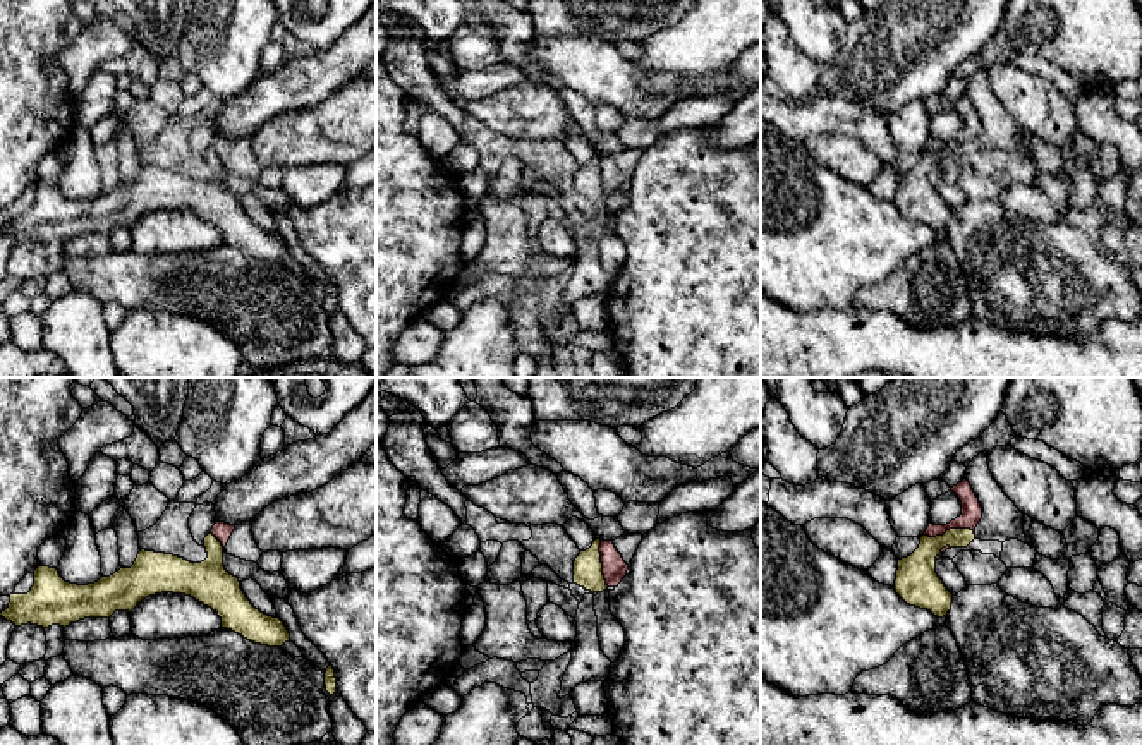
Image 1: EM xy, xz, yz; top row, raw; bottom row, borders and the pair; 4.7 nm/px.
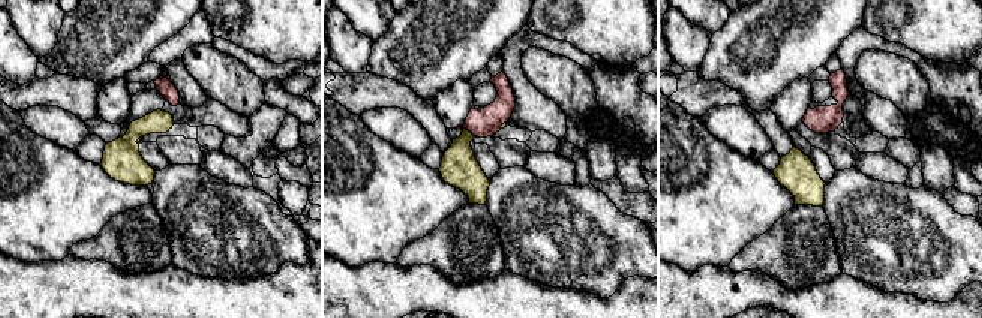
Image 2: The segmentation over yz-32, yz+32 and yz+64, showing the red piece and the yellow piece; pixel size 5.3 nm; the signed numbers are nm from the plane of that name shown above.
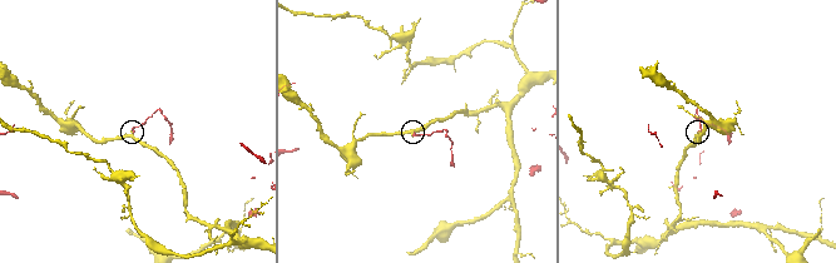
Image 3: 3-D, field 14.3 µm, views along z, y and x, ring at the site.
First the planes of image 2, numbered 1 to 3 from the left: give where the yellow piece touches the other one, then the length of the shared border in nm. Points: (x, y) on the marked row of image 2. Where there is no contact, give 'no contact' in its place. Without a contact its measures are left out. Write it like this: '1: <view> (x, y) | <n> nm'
1: no contact
2: yz+32 (470, 131) | 80 nm
3: no contact

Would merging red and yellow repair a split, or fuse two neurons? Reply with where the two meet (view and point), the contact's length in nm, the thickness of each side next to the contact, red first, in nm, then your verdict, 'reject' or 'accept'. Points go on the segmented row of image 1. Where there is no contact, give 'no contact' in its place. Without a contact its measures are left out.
yz (948, 529) | 240 nm | 100/180 nm | reject

